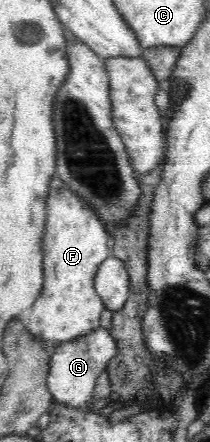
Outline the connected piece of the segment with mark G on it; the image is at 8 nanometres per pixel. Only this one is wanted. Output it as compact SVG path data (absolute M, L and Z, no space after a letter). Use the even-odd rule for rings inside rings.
M100 325L96 331L76 337L72 341L58 343L49 359L49 374L46 386L52 394L53 402L70 408L82 408L93 401L92 394L99 375L108 368L108 361L117 353L117 345L110 330Z

